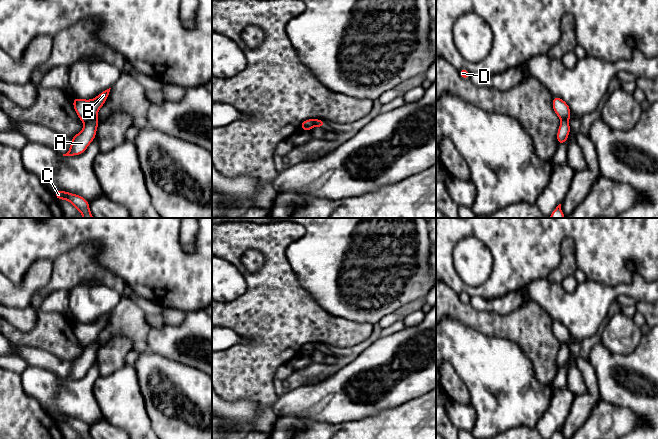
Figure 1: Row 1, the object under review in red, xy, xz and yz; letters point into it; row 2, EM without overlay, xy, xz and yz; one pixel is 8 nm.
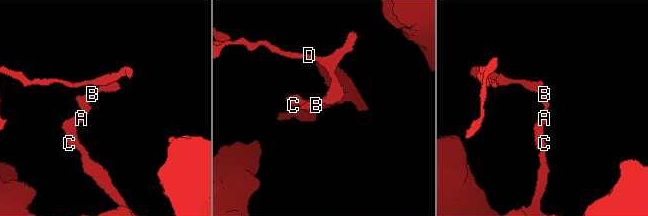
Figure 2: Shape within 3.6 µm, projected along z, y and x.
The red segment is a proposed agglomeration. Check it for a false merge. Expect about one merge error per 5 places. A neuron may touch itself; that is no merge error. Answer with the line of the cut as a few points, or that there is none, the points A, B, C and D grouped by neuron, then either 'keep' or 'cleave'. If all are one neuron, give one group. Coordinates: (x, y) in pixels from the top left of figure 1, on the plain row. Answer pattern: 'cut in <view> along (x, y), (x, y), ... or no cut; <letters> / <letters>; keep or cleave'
cut in xy along (95, 341), (85, 348); A C / B D; cleave

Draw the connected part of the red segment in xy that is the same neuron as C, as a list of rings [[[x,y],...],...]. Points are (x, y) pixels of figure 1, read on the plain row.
[[[62,413],[55,415],[54,419],[58,424],[68,424],[80,435],[81,439],[92,439],[89,432],[89,426],[80,419],[65,416]]]

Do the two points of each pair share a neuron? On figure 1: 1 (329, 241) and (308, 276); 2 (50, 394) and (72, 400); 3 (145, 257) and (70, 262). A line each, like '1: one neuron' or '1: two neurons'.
1: one neuron
2: one neuron
3: two neurons

